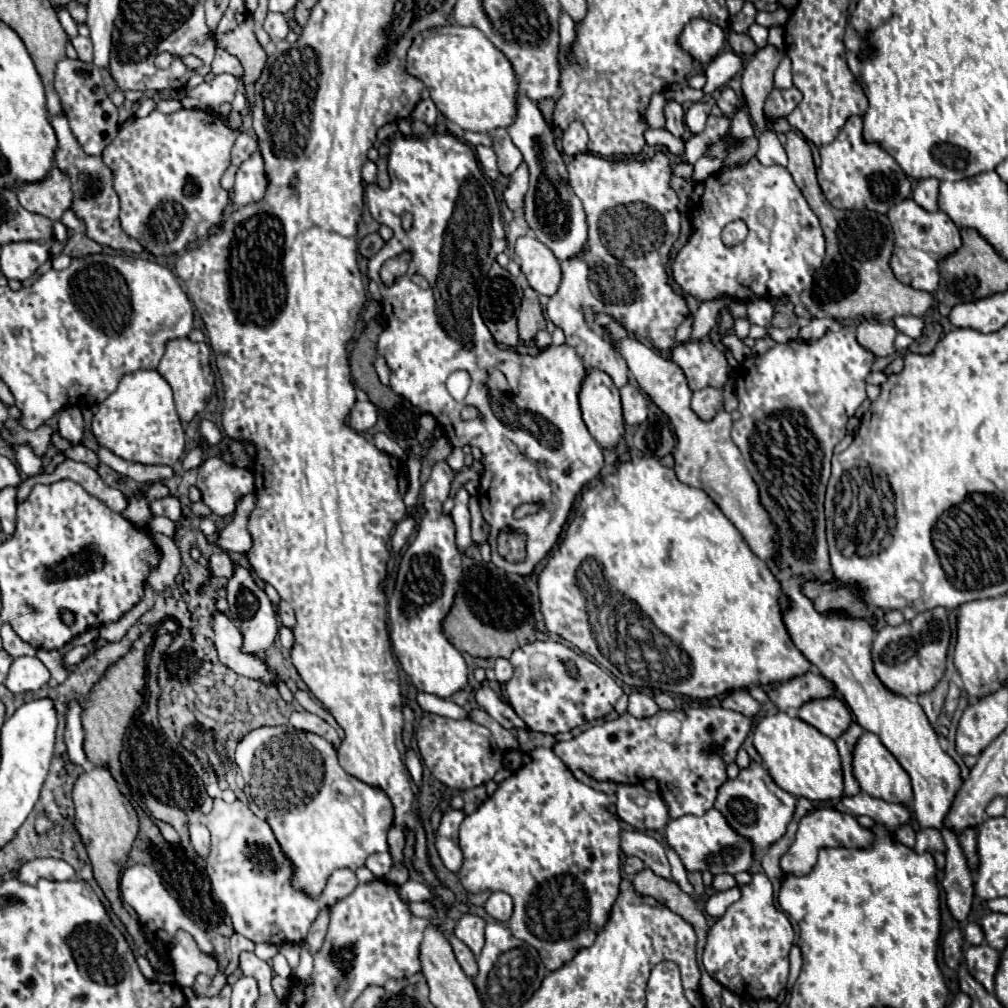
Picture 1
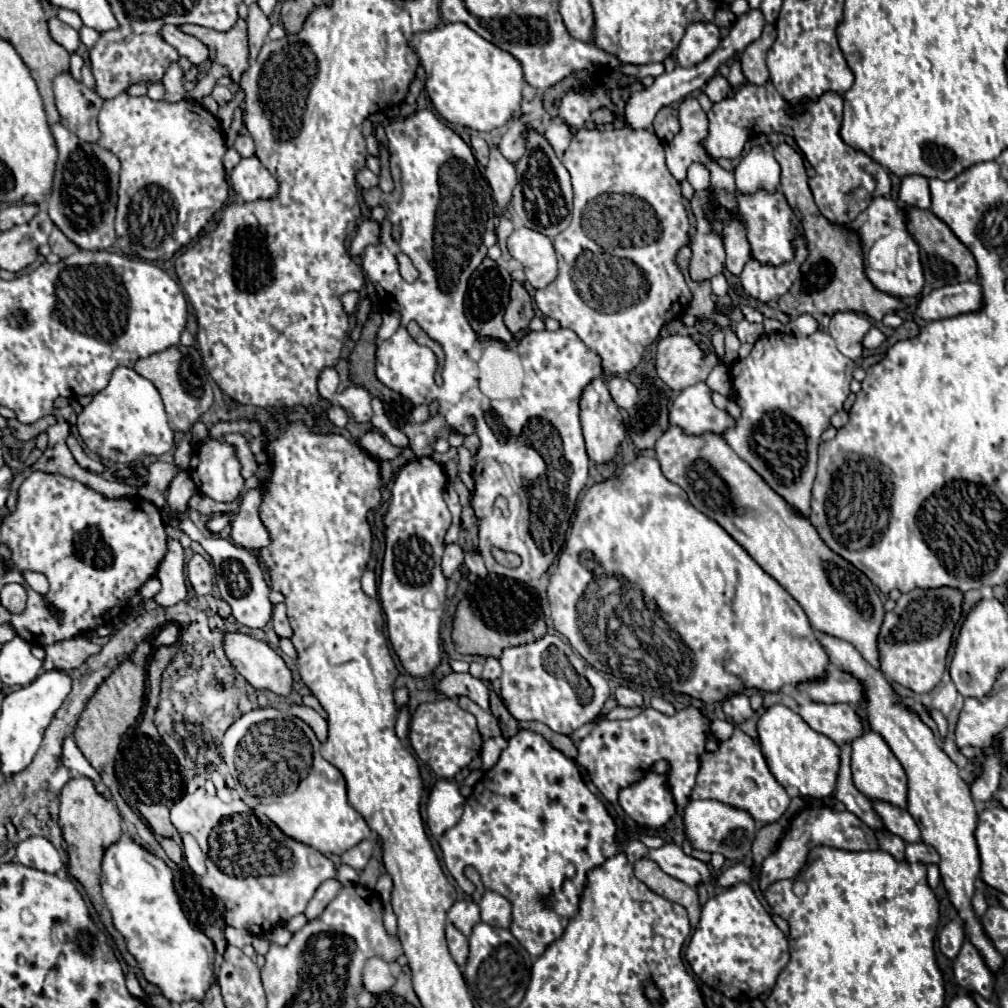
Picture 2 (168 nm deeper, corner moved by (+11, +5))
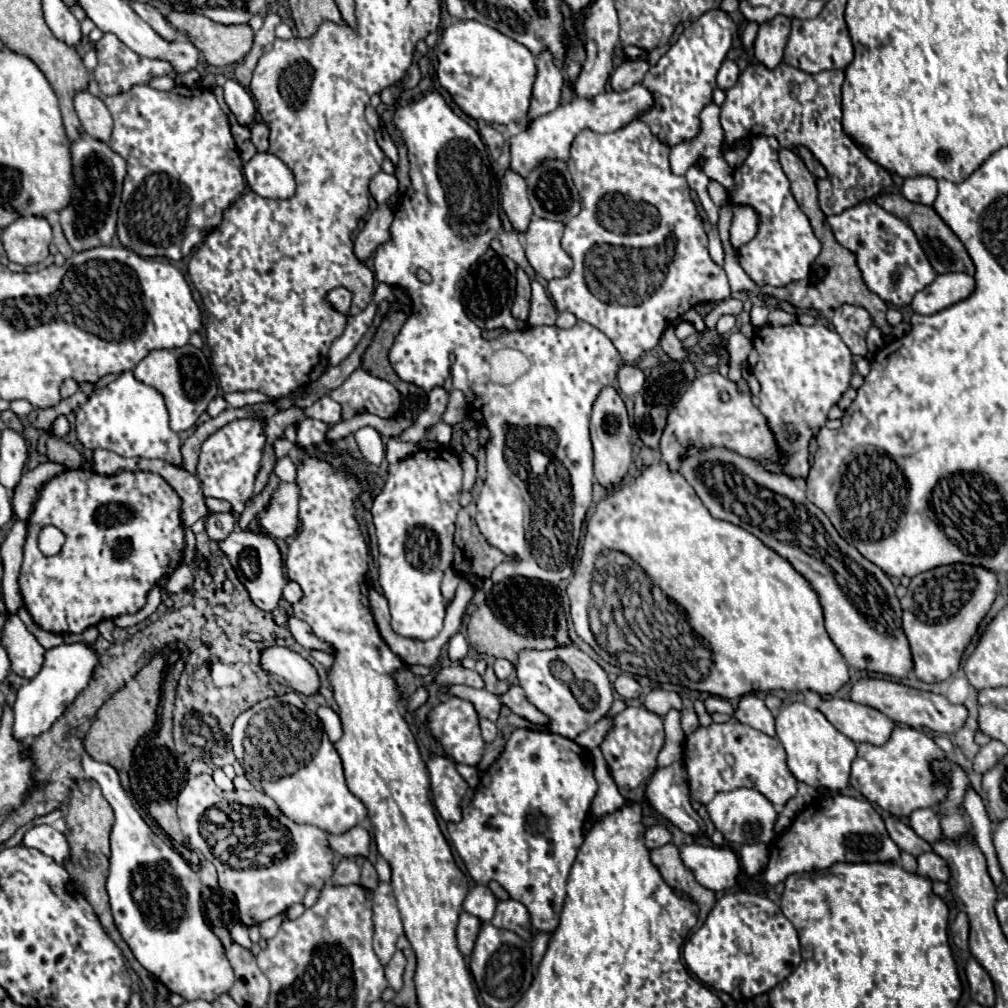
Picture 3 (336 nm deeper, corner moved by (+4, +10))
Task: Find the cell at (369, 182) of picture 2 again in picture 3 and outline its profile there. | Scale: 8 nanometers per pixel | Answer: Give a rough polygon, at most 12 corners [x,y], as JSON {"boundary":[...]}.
{"boundary":[[379,172],[371,180],[371,196],[387,204],[397,194],[395,174]]}

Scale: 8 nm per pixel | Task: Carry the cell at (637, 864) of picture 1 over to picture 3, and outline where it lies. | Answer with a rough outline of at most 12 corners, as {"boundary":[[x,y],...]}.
{"boundary":[[651,826],[645,832],[649,850],[671,842],[671,832],[665,826]]}

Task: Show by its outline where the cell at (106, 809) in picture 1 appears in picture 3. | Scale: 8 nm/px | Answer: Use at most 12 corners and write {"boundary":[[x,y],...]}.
{"boundary":[[79,780],[67,812],[67,890],[87,898],[149,992],[111,916],[105,878],[113,810],[95,780]]}

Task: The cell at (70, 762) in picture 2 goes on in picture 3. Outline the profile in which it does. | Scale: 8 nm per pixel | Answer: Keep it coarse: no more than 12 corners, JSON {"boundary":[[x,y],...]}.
{"boundary":[[109,764],[107,892],[137,962],[185,1000],[233,984],[203,884]]}

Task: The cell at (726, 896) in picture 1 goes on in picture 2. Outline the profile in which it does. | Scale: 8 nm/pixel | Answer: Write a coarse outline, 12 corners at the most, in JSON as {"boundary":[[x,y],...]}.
{"boundary":[[746,865],[726,869],[716,887],[732,887],[740,881],[752,881],[752,869]]}

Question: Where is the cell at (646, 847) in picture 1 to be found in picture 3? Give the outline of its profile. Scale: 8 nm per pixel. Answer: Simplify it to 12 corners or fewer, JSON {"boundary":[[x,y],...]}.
{"boundary":[[691,844],[679,850],[705,888],[737,886],[733,848]]}

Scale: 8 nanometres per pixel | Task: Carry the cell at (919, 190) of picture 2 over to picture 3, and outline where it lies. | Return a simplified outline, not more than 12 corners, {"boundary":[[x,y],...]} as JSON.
{"boundary":[[907,178],[901,192],[909,202],[931,206],[937,180]]}

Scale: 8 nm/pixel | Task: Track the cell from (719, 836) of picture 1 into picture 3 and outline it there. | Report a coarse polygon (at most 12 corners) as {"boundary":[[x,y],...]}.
{"boundary":[[737,788],[707,804],[727,842],[775,838],[777,810],[757,790]]}

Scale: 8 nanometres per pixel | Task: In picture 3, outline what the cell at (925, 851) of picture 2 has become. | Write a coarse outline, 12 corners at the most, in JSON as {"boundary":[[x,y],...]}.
{"boundary":[[927,852],[919,860],[919,876],[949,882],[949,868],[941,856]]}

